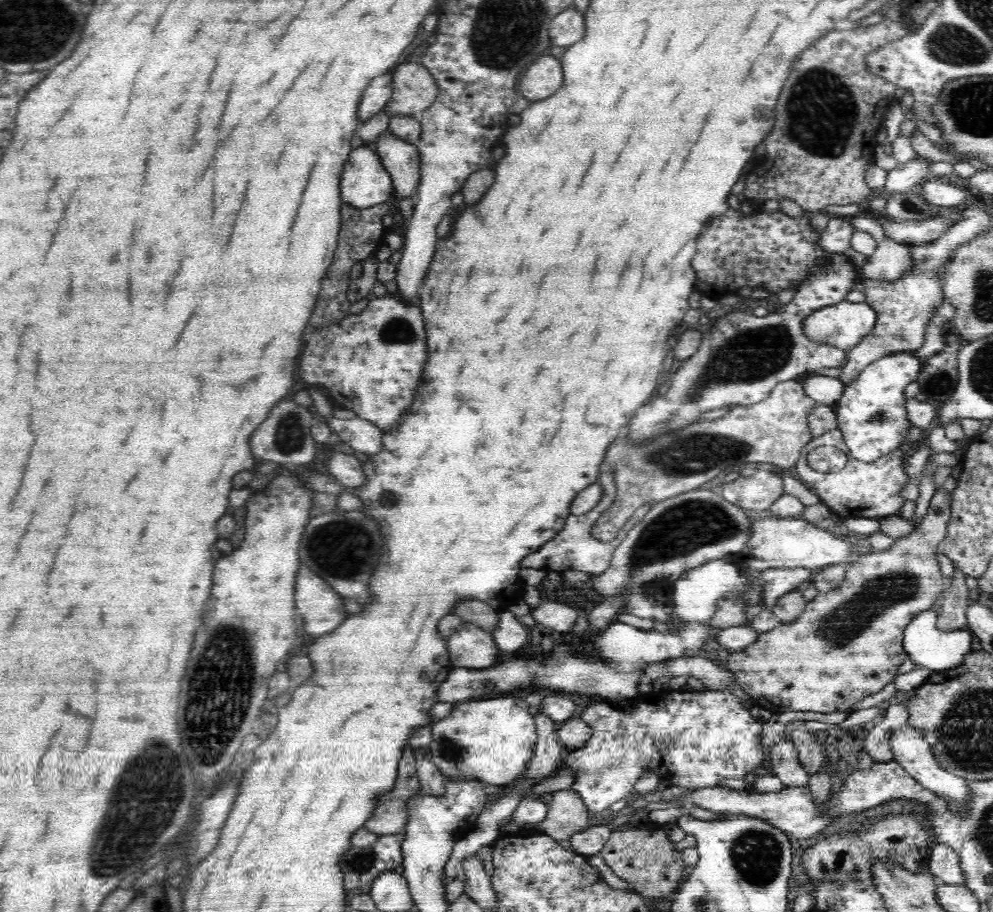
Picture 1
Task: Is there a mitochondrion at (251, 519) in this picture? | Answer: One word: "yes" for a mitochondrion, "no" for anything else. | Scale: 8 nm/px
no

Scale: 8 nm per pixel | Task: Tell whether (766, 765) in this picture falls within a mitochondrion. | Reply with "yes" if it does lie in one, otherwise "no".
no

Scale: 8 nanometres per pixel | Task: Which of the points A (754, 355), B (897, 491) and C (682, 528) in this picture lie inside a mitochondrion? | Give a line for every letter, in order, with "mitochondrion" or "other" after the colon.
A: mitochondrion
B: other
C: mitochondrion

